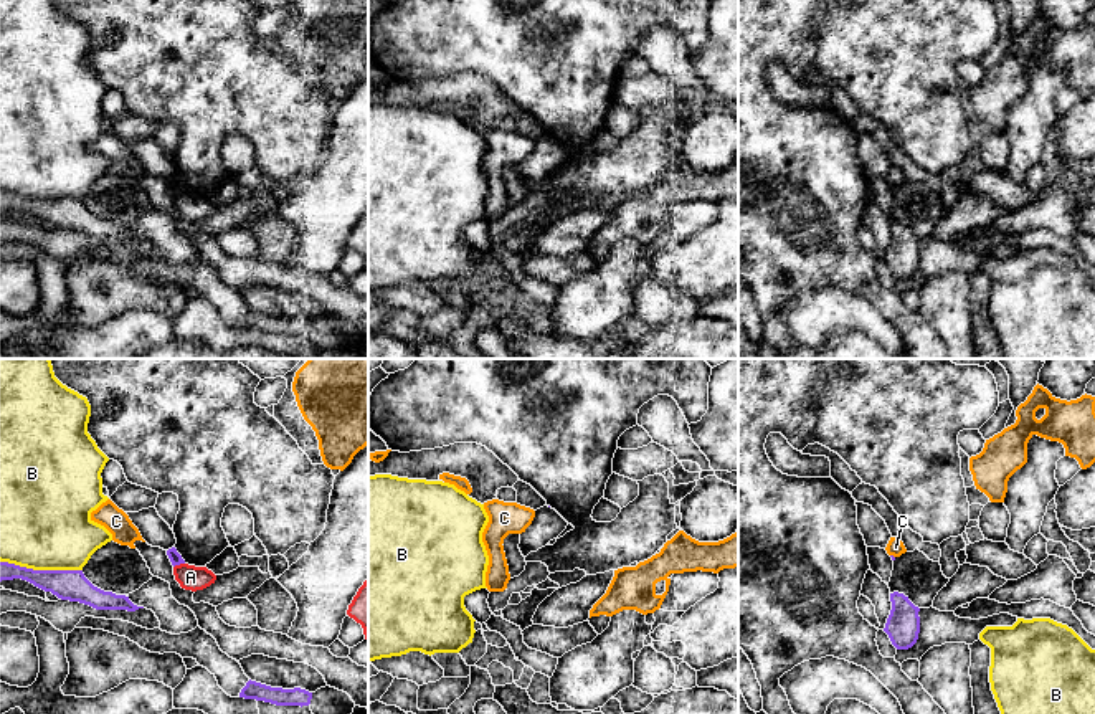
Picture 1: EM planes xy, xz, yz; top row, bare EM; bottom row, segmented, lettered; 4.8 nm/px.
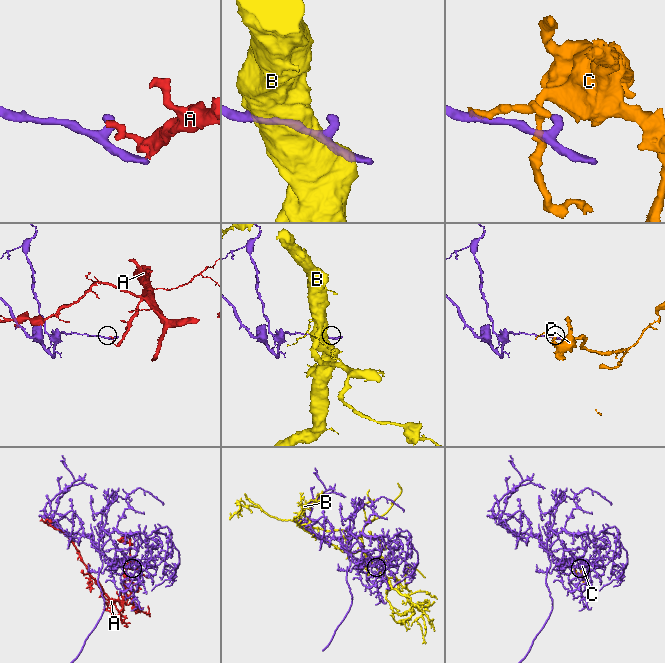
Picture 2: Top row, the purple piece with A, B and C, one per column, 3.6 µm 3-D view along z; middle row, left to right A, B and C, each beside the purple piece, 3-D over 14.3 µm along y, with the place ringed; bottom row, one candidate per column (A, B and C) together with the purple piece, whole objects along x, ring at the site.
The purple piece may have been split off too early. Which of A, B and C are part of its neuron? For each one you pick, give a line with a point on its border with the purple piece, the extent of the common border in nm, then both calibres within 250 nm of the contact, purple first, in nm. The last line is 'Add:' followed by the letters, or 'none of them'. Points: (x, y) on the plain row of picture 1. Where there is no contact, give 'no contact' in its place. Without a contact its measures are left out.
Add: none of them

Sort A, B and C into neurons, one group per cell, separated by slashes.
A / B / C

